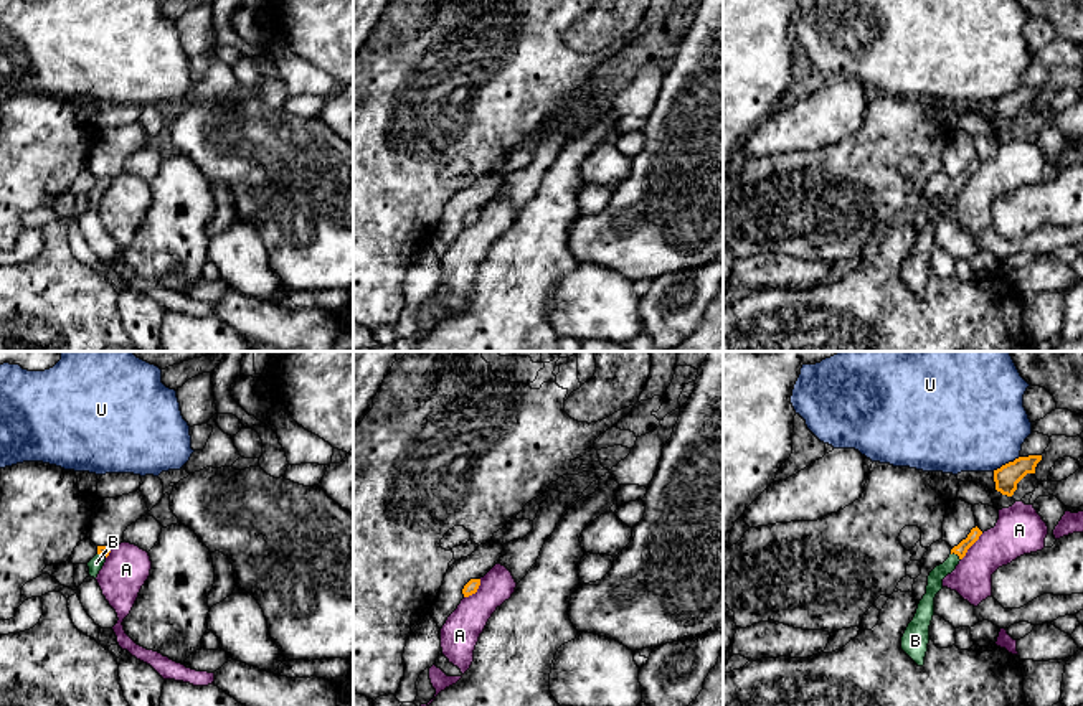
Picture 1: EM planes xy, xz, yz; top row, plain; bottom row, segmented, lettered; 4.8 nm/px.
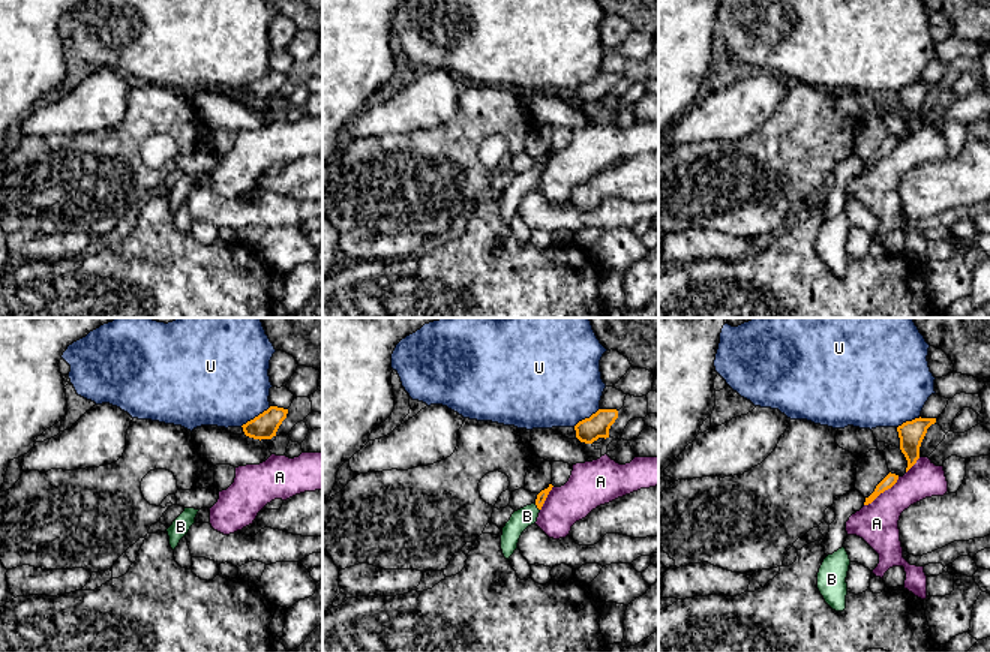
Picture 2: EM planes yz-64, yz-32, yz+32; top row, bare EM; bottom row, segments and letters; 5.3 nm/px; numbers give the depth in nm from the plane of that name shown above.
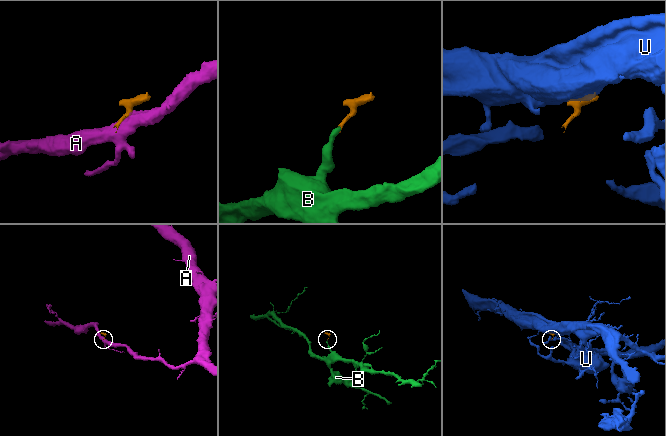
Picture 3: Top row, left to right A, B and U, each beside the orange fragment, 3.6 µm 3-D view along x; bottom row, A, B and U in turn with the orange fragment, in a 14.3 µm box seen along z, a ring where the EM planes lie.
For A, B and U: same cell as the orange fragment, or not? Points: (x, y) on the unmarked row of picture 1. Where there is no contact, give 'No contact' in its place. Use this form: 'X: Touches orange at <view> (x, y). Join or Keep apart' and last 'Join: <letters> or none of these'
A: Touches orange at yz (971, 175). Keep apart
B: Touches orange at yz (958, 185). Join
U: Touches orange at yz (1006, 94). Keep apart
Join: B

